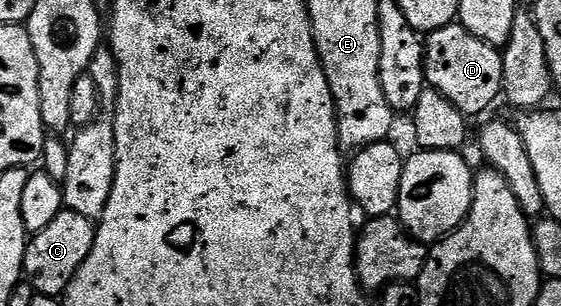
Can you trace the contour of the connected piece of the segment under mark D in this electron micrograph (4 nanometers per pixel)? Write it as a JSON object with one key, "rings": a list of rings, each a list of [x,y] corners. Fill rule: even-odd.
{"rings":[[[458,22],[430,32],[425,39],[425,79],[461,114],[474,117],[487,111],[503,90],[503,57],[500,48],[473,37]]]}

